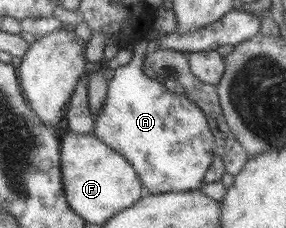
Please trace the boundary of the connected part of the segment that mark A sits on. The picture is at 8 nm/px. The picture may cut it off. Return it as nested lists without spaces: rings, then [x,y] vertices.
[[[146,40],[133,44],[130,46],[132,51],[130,61],[125,65],[118,66],[117,72],[108,81],[108,92],[103,109],[94,117],[93,135],[129,162],[140,179],[143,196],[197,190],[208,165],[212,162],[215,146],[205,116],[187,96],[171,94],[171,92],[167,92],[164,84],[159,84],[156,79],[153,80],[143,74],[141,70],[143,55],[145,52],[155,49],[156,45]]]

